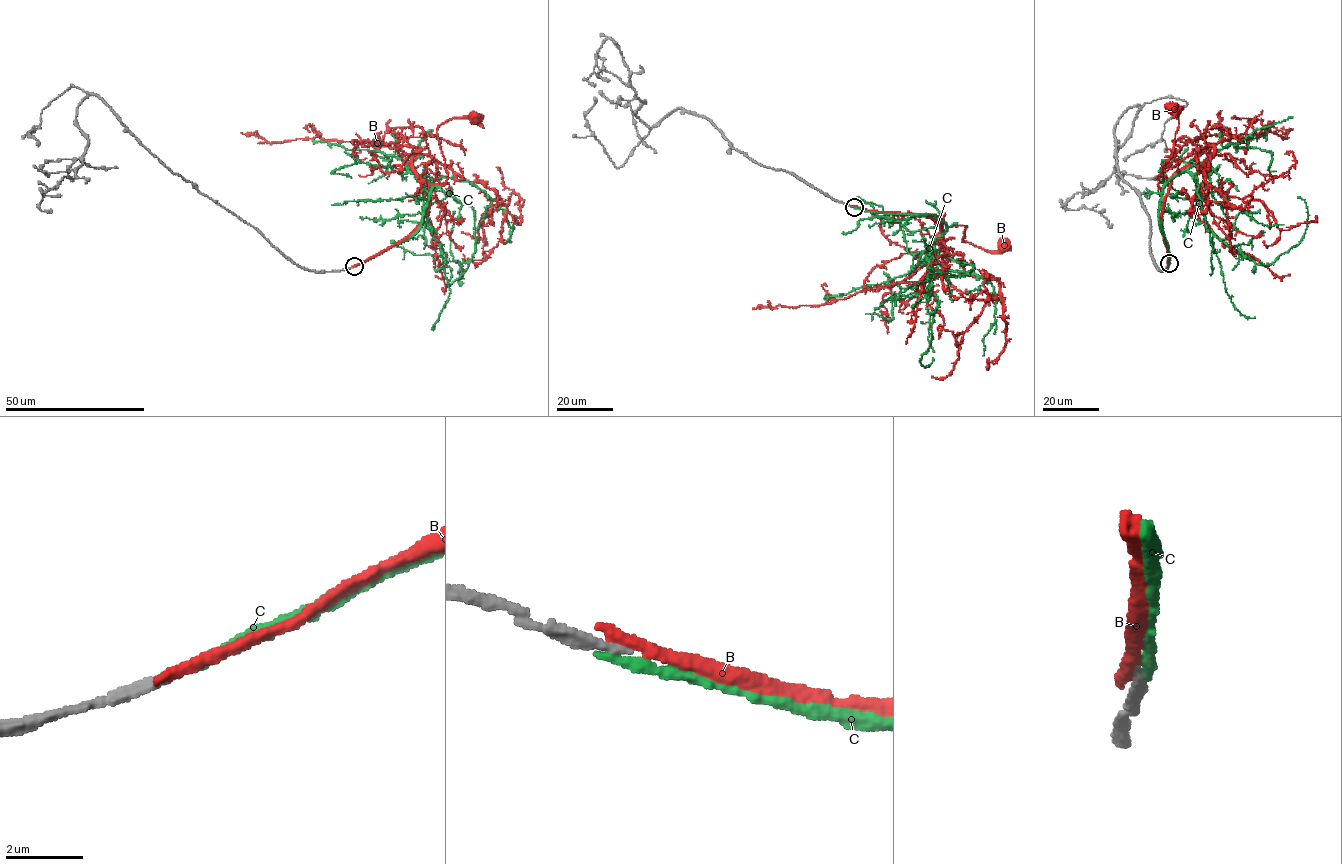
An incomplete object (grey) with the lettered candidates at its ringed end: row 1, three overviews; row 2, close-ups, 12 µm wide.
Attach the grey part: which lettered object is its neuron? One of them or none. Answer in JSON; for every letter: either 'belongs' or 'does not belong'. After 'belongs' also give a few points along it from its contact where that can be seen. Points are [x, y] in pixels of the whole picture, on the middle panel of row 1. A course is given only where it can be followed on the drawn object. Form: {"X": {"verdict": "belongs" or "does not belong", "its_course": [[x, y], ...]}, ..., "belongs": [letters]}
{"B": {"verdict": "does not belong"}, "C": {"verdict": "belongs", "its_course": [[853, 207], [943, 222], [946, 228], [925, 257], [929, 289], [939, 301], [919, 361], [927, 367], [933, 357]]}, "belongs": ["C"]}

